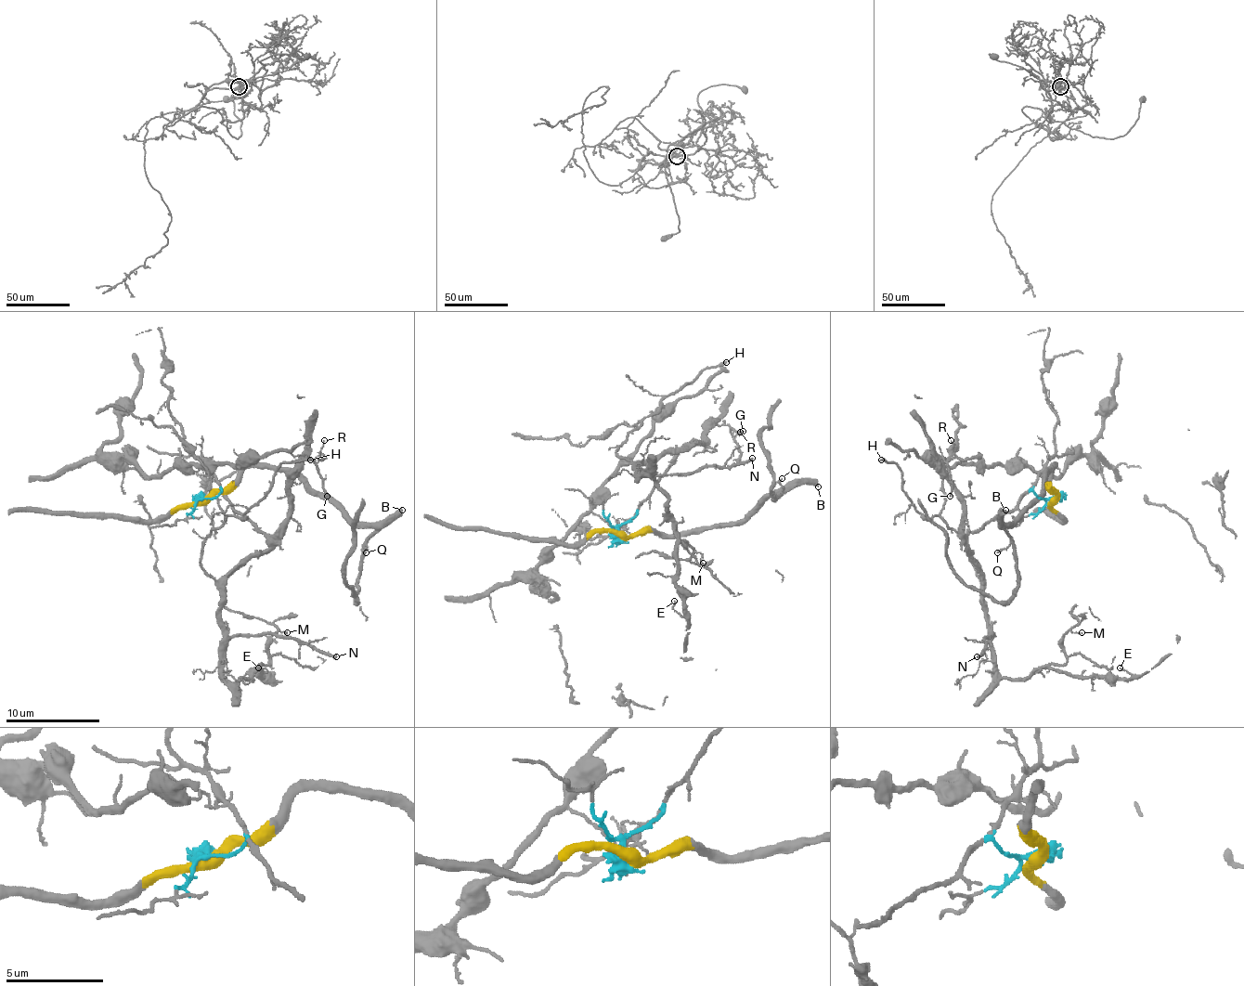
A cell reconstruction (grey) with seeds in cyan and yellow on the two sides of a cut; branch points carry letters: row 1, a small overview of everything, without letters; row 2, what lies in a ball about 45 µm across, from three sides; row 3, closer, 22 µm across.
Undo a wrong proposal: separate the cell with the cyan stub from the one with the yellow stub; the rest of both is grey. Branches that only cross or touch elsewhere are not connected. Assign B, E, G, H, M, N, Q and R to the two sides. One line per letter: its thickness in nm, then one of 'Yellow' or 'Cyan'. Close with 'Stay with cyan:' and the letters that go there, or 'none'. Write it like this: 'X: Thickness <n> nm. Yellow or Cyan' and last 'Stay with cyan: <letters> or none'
B: Thickness 440 nm. Yellow
E: Thickness 130 nm. Cyan
G: Thickness 160 nm. Cyan
H: Thickness 240 nm. Cyan
M: Thickness 110 nm. Cyan
N: Thickness 240 nm. Cyan
Q: Thickness 170 nm. Yellow
R: Thickness 100 nm. Cyan
Stay with cyan: E, G, H, M, N, R

